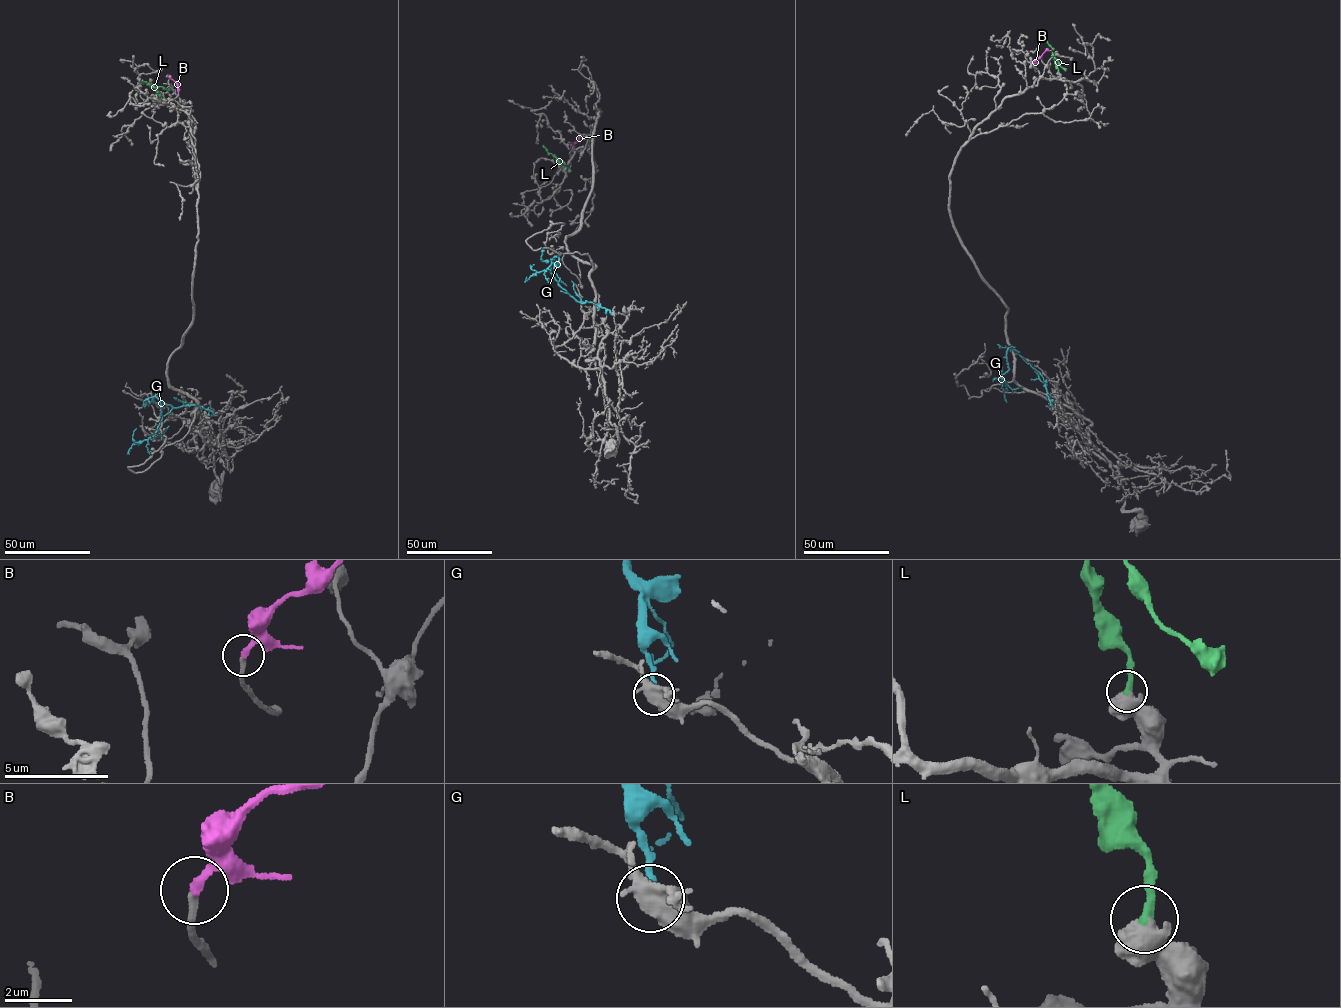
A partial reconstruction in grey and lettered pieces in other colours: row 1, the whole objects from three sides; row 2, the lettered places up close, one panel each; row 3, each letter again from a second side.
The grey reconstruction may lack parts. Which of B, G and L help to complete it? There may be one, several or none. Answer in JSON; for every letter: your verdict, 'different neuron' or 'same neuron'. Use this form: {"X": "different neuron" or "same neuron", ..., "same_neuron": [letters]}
{"B": "same neuron", "G": "different neuron", "L": "same neuron", "same_neuron": ["B", "L"]}

